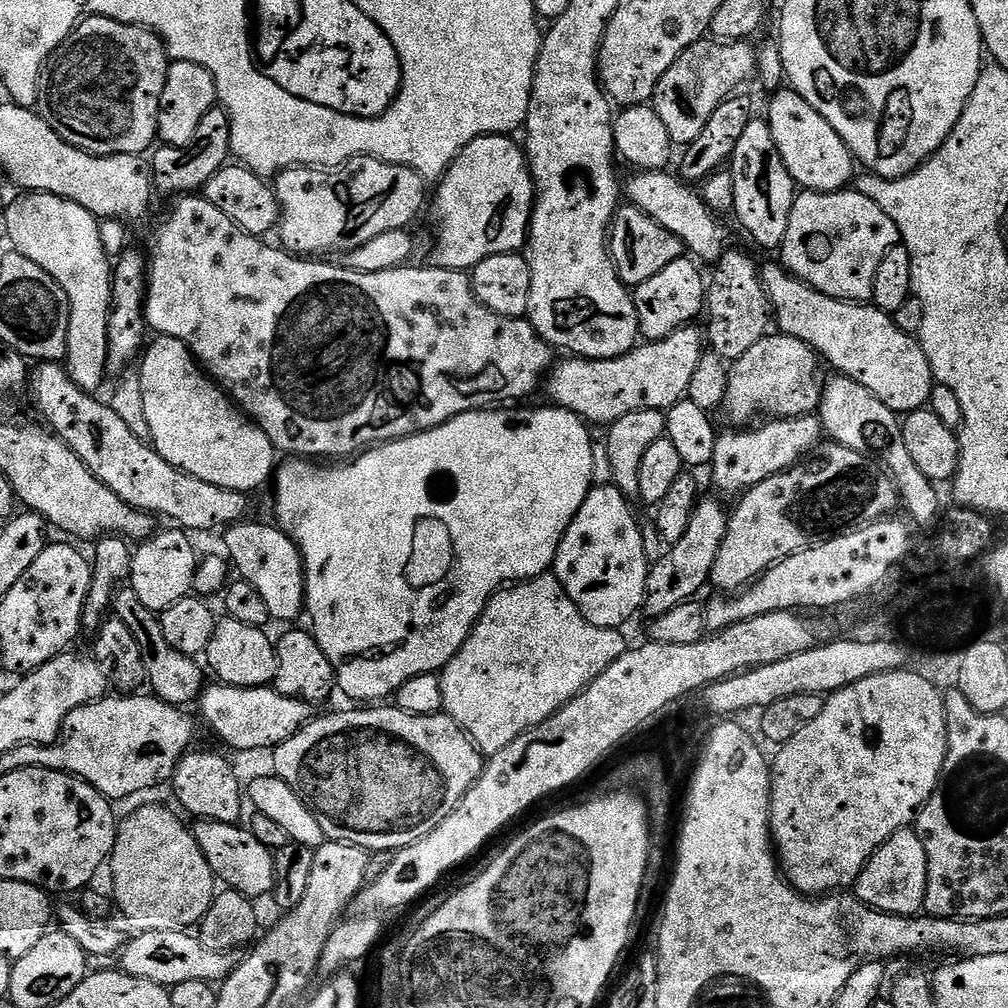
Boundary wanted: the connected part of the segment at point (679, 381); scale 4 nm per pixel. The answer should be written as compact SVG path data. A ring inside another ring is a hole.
M685 326L670 334L664 340L654 340L641 343L627 352L624 356L616 356L612 360L586 360L583 358L557 359L546 373L546 388L553 405L565 408L579 416L589 425L603 424L609 426L623 415L632 411L654 410L655 408L667 410L688 396L688 387L694 372L699 369L702 353L706 348L706 340L696 326Z

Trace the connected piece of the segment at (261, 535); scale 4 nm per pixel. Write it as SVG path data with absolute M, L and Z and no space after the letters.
M249 518L241 519L235 524L229 524L223 529L224 552L231 567L238 571L239 579L250 582L258 594L266 601L269 617L275 620L296 620L306 612L306 597L304 594L304 559L300 556L300 549L291 536L287 536L283 528L272 524L255 524Z

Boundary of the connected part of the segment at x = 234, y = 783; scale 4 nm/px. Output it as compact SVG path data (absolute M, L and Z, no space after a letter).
M188 751L178 762L178 766L171 774L170 785L176 791L176 800L192 815L192 818L214 820L223 824L240 824L244 808L246 809L246 796L242 791L242 780L236 777L236 768L220 752Z

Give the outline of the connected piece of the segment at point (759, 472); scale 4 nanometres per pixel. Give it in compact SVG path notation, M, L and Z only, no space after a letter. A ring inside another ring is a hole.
M815 415L768 418L764 422L761 428L752 426L747 430L732 430L736 432L721 431L717 435L710 471L713 482L722 491L743 494L758 482L793 468L821 443L822 425Z

